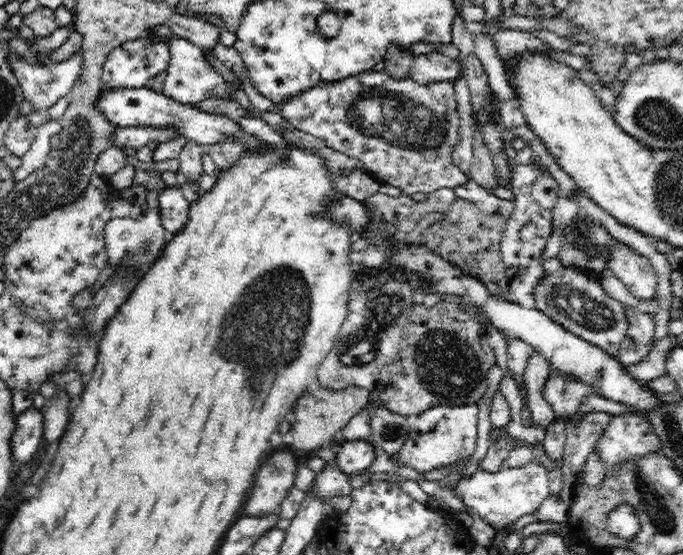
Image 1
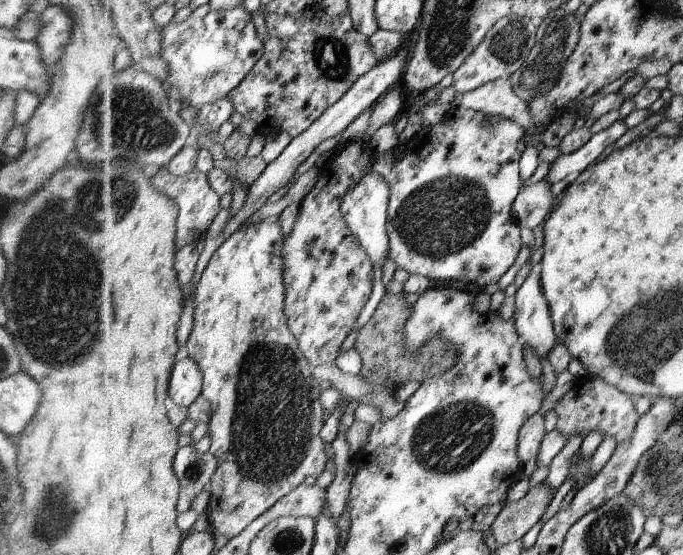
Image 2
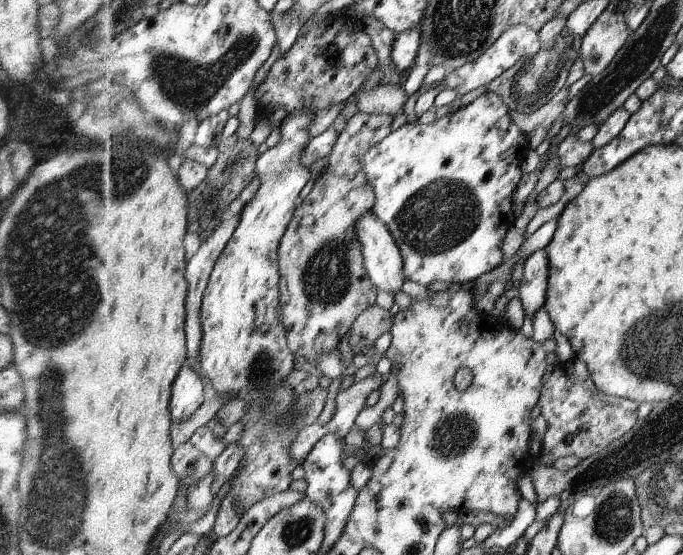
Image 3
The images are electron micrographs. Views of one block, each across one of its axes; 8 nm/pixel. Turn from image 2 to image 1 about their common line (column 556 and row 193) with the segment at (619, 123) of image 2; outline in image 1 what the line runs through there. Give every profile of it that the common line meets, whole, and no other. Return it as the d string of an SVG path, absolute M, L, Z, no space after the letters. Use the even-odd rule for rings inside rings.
M179 186L158 190L159 217L167 235L174 236L188 222L189 203Z

